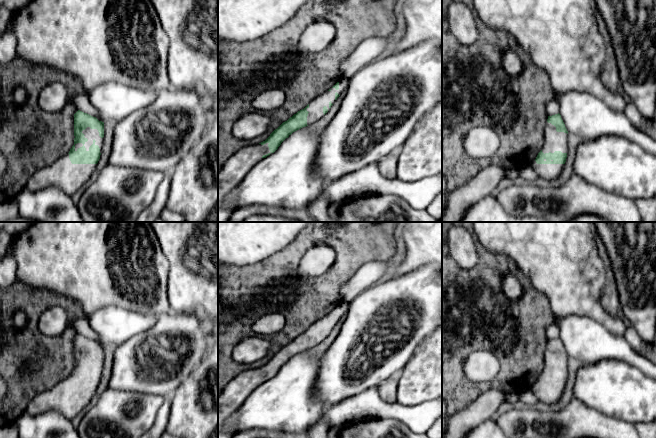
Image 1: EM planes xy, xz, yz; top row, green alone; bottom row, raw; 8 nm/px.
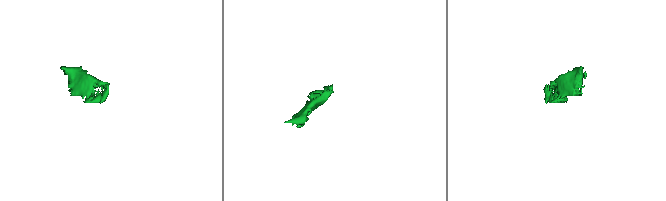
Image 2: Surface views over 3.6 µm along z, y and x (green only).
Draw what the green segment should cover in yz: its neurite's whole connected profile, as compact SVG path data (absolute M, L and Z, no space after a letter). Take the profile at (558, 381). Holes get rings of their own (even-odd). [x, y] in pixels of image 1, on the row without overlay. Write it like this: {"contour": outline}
{"contour": "M559 337L548 340L544 363L543 372L532 386L531 391L540 403L552 405L559 402L566 386L568 376L568 355Z"}

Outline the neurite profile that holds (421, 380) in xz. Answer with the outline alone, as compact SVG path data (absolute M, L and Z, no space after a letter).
M442 319L438 328L416 346L413 356L401 372L396 392L396 402L399 404L415 406L442 398Z

